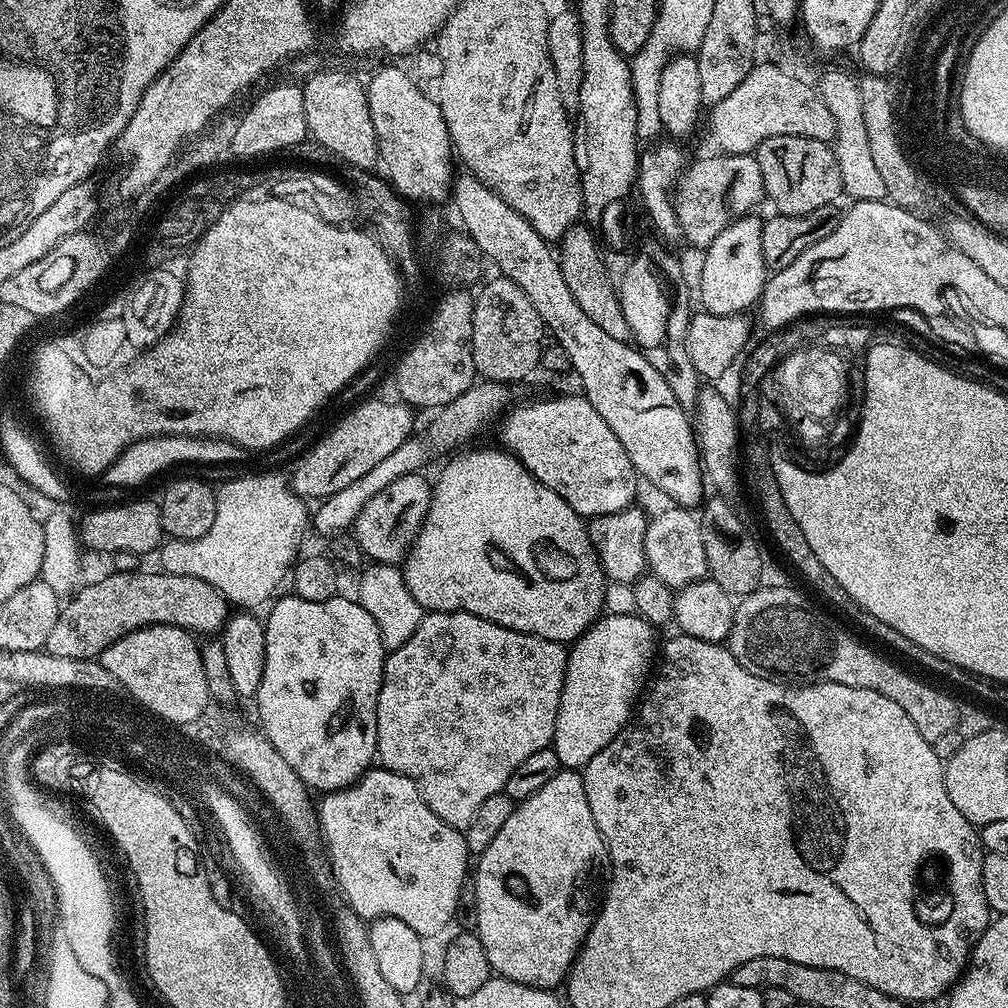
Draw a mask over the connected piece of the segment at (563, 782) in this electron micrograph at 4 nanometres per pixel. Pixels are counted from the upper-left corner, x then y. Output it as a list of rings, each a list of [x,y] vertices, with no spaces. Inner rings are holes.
[[[561,770],[530,798],[513,807],[510,819],[474,864],[477,882],[476,937],[486,949],[493,973],[526,986],[556,990],[567,981],[568,971],[596,921],[609,867],[608,847],[590,814],[584,778],[579,771]]]

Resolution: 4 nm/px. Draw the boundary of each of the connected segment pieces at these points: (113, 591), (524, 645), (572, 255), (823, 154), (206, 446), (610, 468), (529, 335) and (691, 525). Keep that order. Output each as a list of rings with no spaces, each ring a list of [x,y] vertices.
[[[113,571],[112,576],[84,584],[68,601],[73,600],[61,607],[44,648],[58,658],[95,661],[115,640],[139,628],[169,624],[193,634],[216,634],[223,629],[230,615],[230,601],[218,589],[200,578],[155,571]]]
[[[428,612],[422,618],[418,630],[410,634],[402,646],[391,649],[384,658],[382,674],[382,690],[378,690],[378,734],[376,735],[376,760],[379,767],[402,774],[410,778],[418,786],[422,798],[426,798],[426,806],[442,818],[451,828],[461,830],[468,827],[470,818],[478,814],[478,806],[490,798],[490,794],[503,792],[506,778],[514,774],[514,769],[529,754],[549,747],[554,738],[554,722],[558,718],[558,702],[562,698],[562,686],[566,678],[568,665],[568,648],[558,642],[550,642],[546,638],[531,636],[518,630],[510,630],[506,626],[498,626],[486,618],[478,618],[469,612]]]
[[[577,222],[573,228],[566,230],[564,237],[558,241],[558,259],[562,278],[566,278],[566,286],[570,286],[570,294],[574,294],[574,302],[582,306],[583,312],[601,330],[606,330],[610,338],[631,341],[630,322],[626,322],[626,314],[622,314],[618,288],[613,277],[612,280],[608,277],[608,268],[604,265],[600,246],[602,247],[602,244],[597,233],[584,222]]]
[[[779,136],[766,138],[756,147],[758,170],[762,170],[762,182],[767,203],[773,204],[781,216],[801,216],[814,210],[822,210],[841,199],[842,170],[838,170],[835,147],[829,142],[818,142],[814,138]]]
[[[152,436],[150,439],[140,440],[130,445],[127,450],[119,456],[112,467],[112,474],[118,474],[116,488],[126,486],[138,486],[160,472],[182,462],[196,462],[198,464],[232,464],[244,462],[251,451],[236,443],[230,443],[220,437],[199,436]]]
[[[552,396],[549,400],[532,400],[529,404],[520,404],[514,408],[503,417],[499,443],[517,456],[526,470],[530,470],[530,474],[542,482],[542,486],[550,486],[550,490],[557,492],[578,515],[585,518],[614,514],[623,508],[633,507],[635,500],[632,499],[636,496],[638,483],[636,469],[626,450],[622,450],[622,442],[618,442],[614,430],[606,426],[606,418],[602,418],[602,414],[590,406],[587,396]]]
[[[507,278],[495,279],[474,296],[474,366],[477,377],[512,386],[515,380],[524,380],[532,371],[540,368],[540,353],[546,340],[546,329],[542,318],[538,318],[538,310],[534,310],[530,298],[526,298],[522,286]]]
[[[668,506],[665,512],[660,512],[649,519],[646,528],[646,568],[649,573],[673,590],[686,587],[708,576],[706,562],[706,542],[702,542],[702,530],[699,515],[691,508]]]

